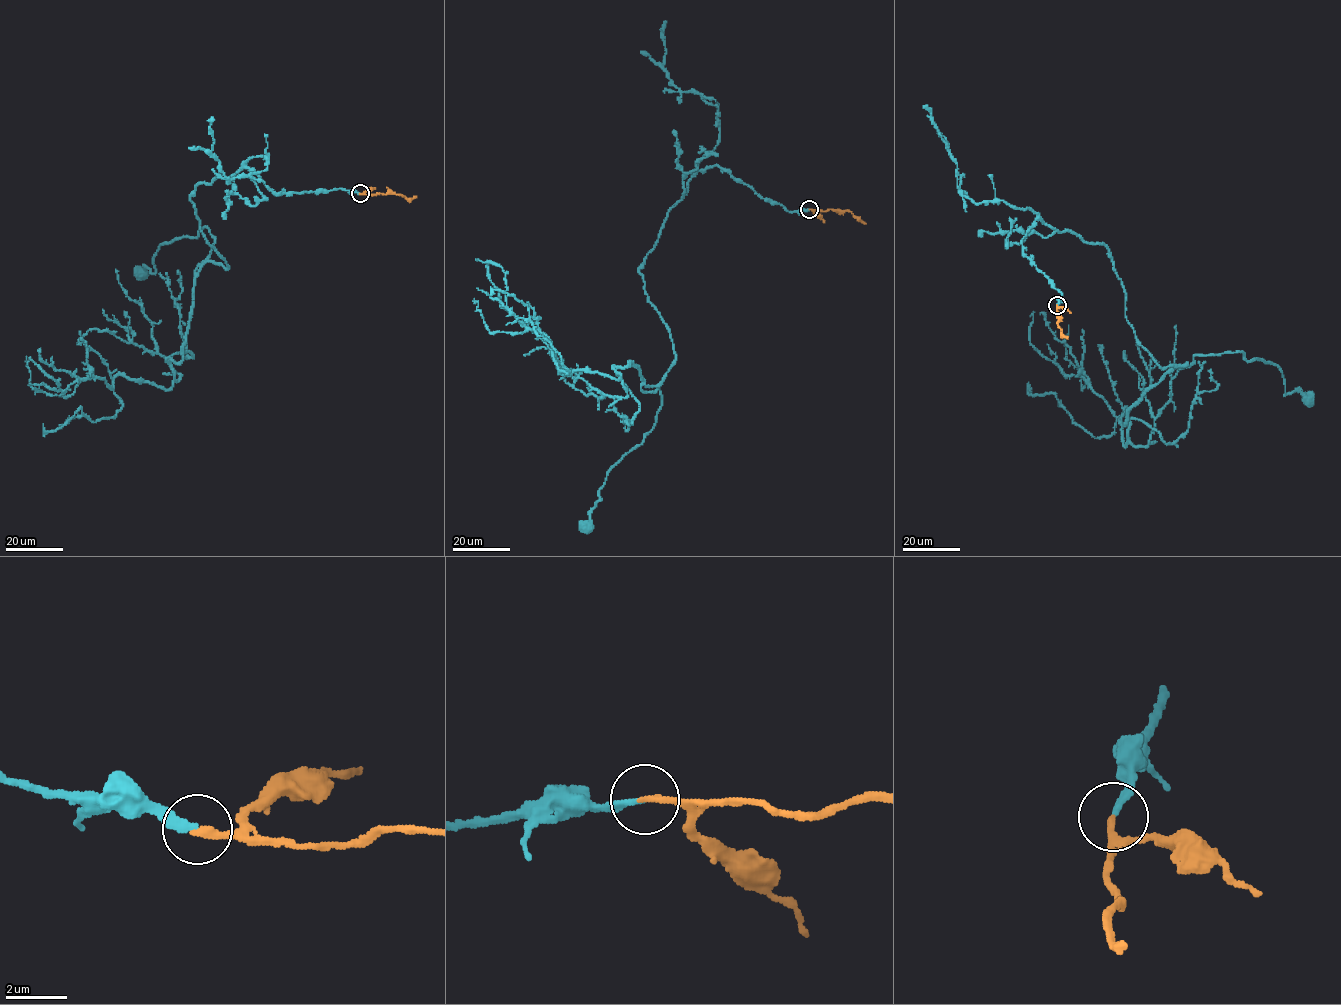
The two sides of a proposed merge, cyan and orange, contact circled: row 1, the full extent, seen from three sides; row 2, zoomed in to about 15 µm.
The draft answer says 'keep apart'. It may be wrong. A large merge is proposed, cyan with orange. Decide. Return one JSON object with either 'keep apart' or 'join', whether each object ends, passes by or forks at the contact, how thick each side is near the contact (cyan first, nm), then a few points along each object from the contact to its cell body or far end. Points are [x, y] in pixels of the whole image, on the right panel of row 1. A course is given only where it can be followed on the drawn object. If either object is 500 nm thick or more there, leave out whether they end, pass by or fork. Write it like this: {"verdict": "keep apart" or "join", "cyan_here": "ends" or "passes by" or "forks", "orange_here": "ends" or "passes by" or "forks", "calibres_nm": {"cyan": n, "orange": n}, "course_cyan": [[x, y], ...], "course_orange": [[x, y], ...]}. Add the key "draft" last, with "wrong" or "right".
{"verdict": "join", "cyan_here": "ends", "orange_here": "ends", "calibres_nm": {"cyan": 200, "orange": 220}, "course_cyan": [[1057, 305], [1024, 254], [1037, 219], [1106, 246], [1161, 367], [1240, 351], [1308, 399]], "course_orange": [[1057, 305], [1057, 324], [1068, 338]], "draft": "wrong"}

